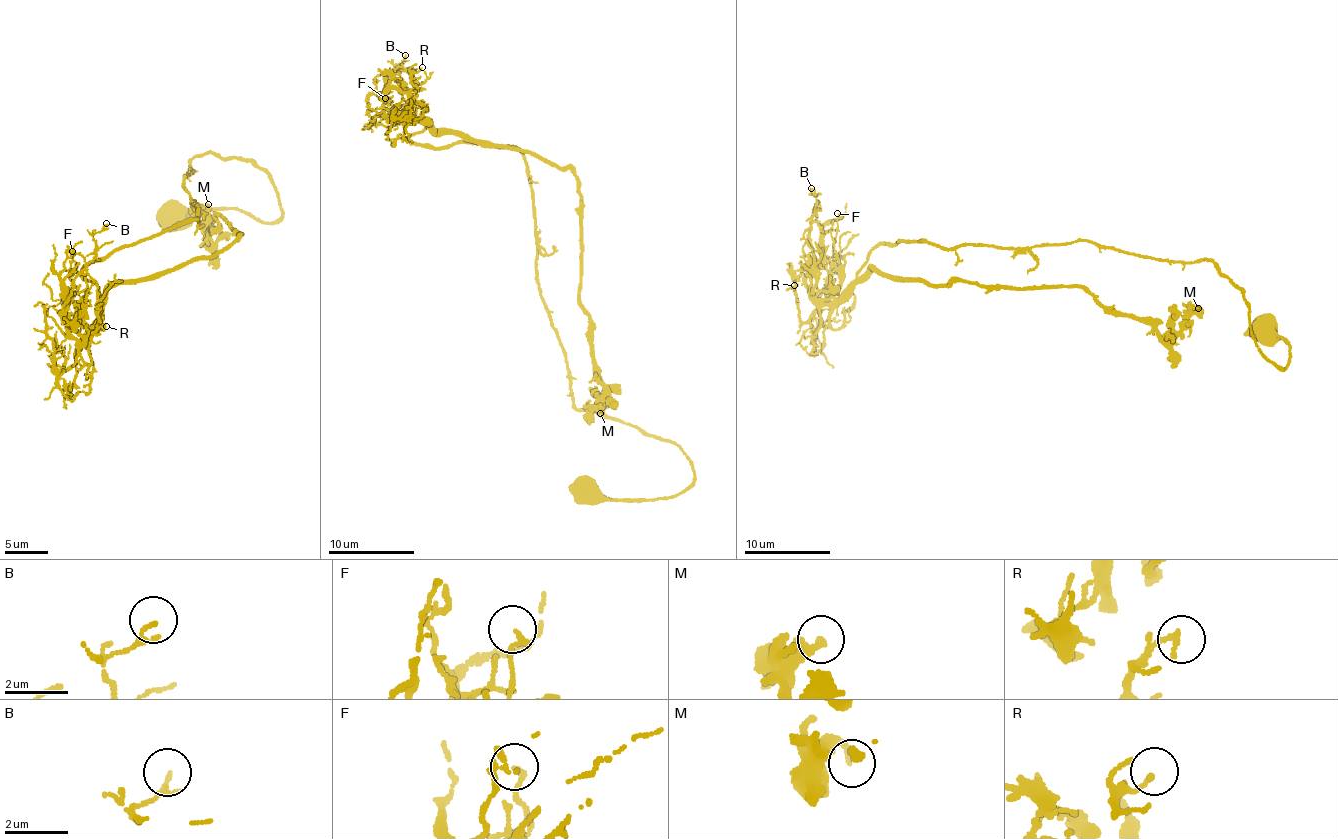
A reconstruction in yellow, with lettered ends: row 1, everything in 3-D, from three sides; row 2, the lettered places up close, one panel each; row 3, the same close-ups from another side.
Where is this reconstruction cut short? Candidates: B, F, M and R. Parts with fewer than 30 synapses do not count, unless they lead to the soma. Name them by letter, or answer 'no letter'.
no letter

